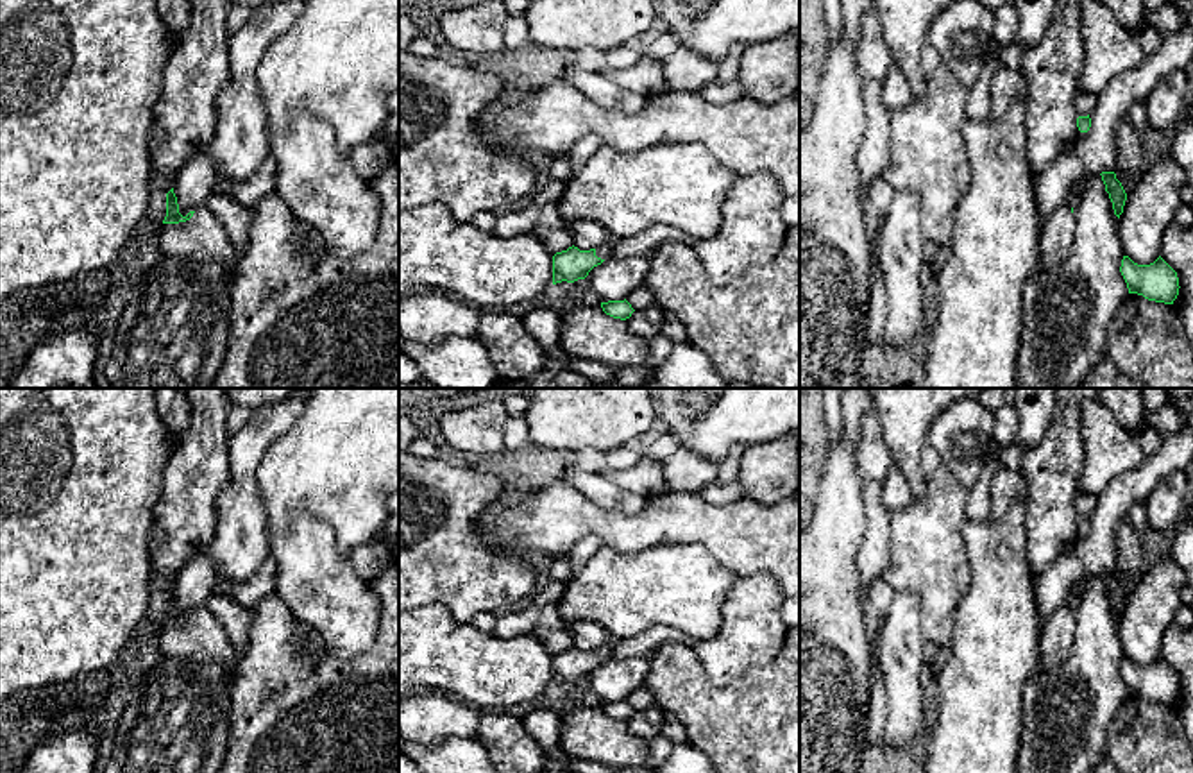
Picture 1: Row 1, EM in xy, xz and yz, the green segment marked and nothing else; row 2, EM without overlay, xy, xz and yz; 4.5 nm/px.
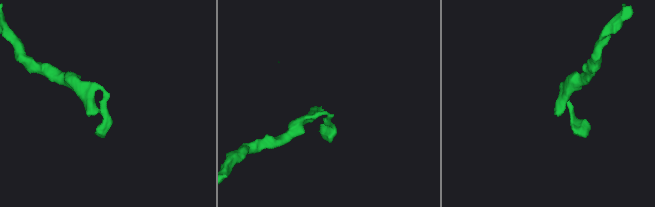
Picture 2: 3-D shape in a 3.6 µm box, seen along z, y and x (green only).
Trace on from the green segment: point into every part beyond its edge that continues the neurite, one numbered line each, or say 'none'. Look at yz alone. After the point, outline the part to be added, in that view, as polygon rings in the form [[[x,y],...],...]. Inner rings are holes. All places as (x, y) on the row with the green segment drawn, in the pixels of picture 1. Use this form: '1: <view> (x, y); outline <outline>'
1: yz (1057, 231); outline [[[1070,206],[1057,208],[1041,227],[1039,267],[1059,265],[1070,252],[1075,236],[1075,215]]]

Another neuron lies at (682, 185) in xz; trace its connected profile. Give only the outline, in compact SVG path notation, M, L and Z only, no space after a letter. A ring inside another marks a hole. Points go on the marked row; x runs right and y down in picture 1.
M658 143L633 154L601 145L581 172L565 183L560 217L565 224L599 224L617 238L637 236L651 225L674 225L706 242L723 225L723 204L735 179L701 143Z

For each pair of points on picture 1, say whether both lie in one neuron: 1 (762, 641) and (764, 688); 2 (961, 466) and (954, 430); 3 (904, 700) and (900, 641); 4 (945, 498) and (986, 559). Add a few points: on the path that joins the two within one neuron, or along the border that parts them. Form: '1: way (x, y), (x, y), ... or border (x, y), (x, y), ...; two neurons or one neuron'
1: border (780, 650), (768, 662), (727, 686); two neurons
2: way (961, 457), (961, 439); one neuron
3: way (904, 686), (902, 655); one neuron
4: border (966, 518), (961, 526), (961, 537), (972, 564); two neurons

